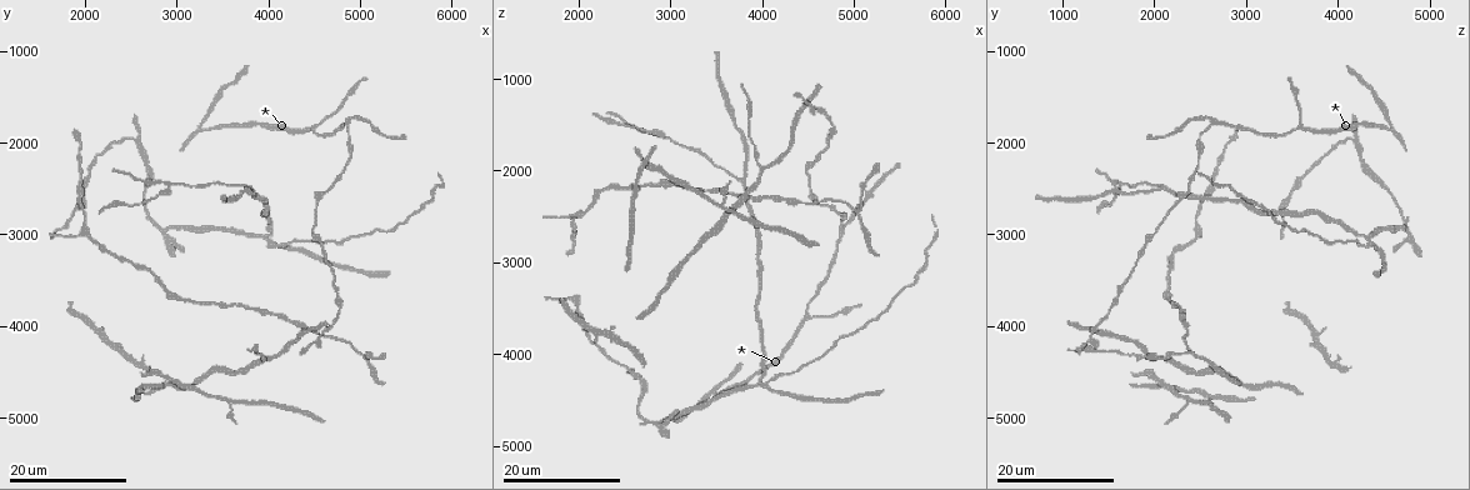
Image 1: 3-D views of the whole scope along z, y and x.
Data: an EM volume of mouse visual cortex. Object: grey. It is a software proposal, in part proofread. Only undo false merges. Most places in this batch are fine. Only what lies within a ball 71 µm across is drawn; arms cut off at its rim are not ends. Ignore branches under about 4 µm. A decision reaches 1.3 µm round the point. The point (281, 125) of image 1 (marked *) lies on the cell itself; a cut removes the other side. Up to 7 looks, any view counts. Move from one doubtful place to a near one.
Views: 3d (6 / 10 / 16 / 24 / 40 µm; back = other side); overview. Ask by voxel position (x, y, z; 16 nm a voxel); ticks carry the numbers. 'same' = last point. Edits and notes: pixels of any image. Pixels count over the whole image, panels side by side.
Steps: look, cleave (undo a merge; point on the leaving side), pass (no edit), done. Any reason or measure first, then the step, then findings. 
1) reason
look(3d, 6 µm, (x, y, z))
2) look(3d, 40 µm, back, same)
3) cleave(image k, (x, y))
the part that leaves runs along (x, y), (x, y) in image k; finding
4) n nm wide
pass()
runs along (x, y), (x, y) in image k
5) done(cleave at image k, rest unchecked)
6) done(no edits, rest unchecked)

three arms meet
look(3d, 16 µm, (2000, 3000, 2450))

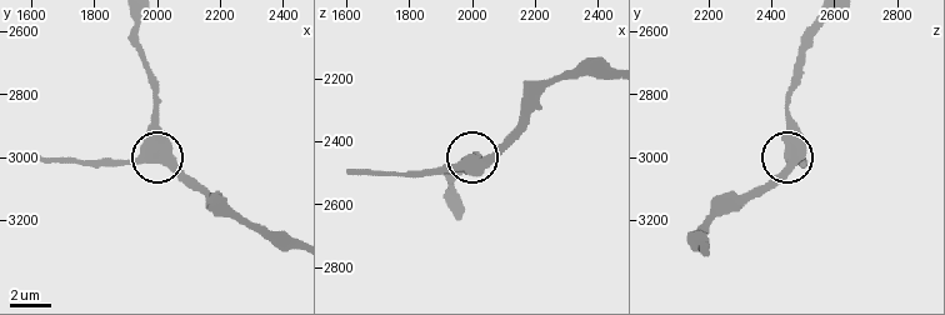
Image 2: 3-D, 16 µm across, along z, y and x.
look(3d, 6 µm, (1990, 3000, 2490))

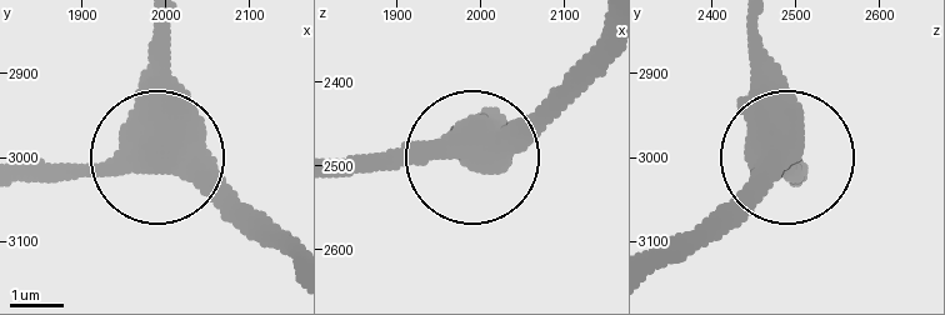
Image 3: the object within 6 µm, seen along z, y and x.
side arm 6 µm; 3 arms
pass()
continuous, no second cell

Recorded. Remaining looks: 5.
three arms meet
look(3d, 16 µm, (4850, 1800, 2600))

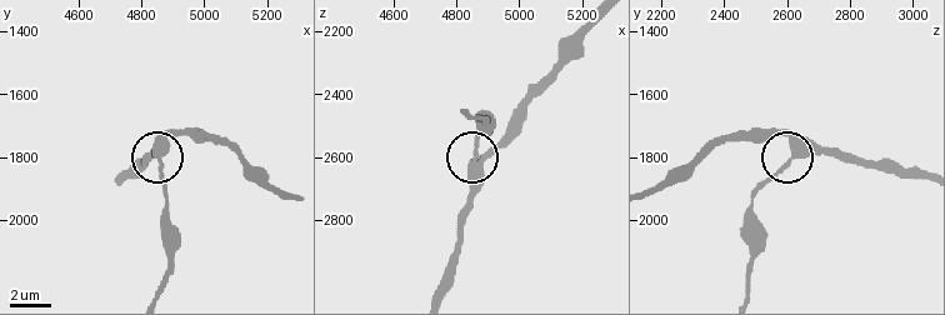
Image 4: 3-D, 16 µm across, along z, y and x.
look(3d, 10 µm, (4860, 1780, 2630))

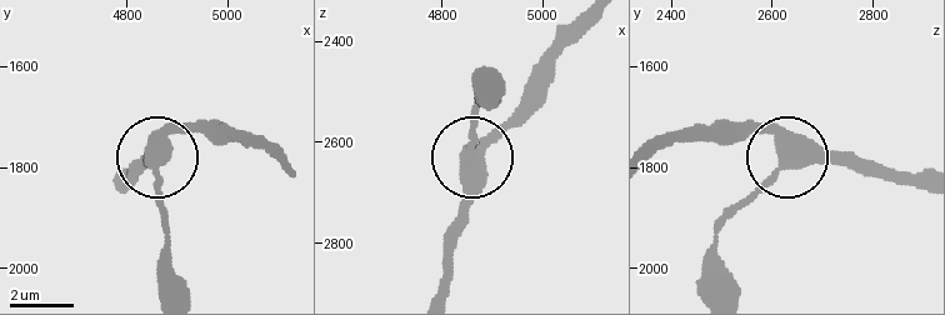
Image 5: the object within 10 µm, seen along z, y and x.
3 arms
pass()
all the same cell

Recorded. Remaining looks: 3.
three arms meet
look(3d, 24 µm, (5050, 4300, 2450))

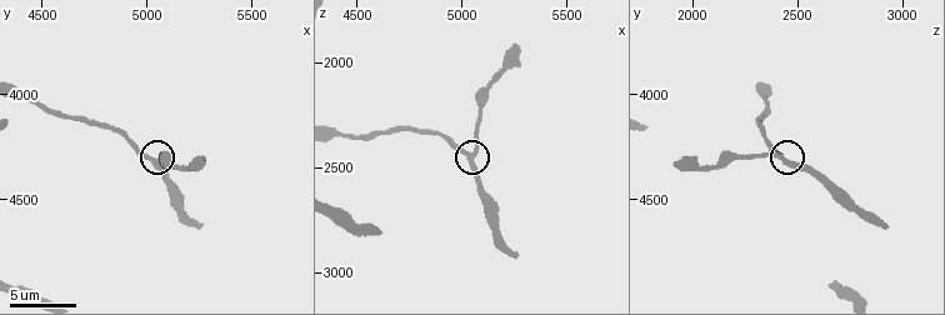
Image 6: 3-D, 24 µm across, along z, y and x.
look(3d, 10 µm, (5070, 4320, 2450))

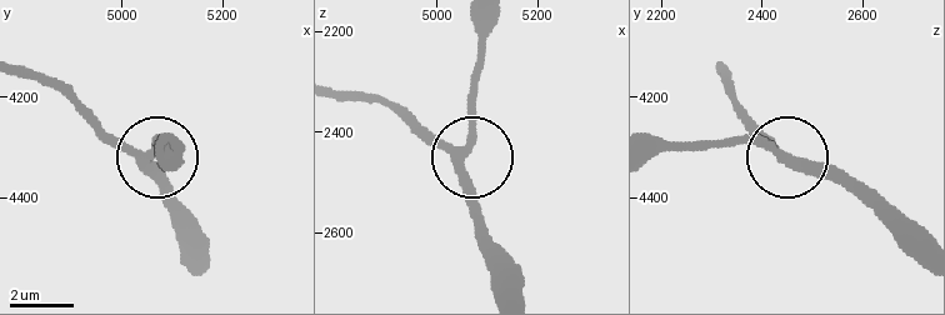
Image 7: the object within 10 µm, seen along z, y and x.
pass()
runs along (719, 64), (730, 95), (779, 158), (751, 144), (706, 144) in image 7; all the same cell

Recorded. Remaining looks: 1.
done(no edits, rest unchecked)

